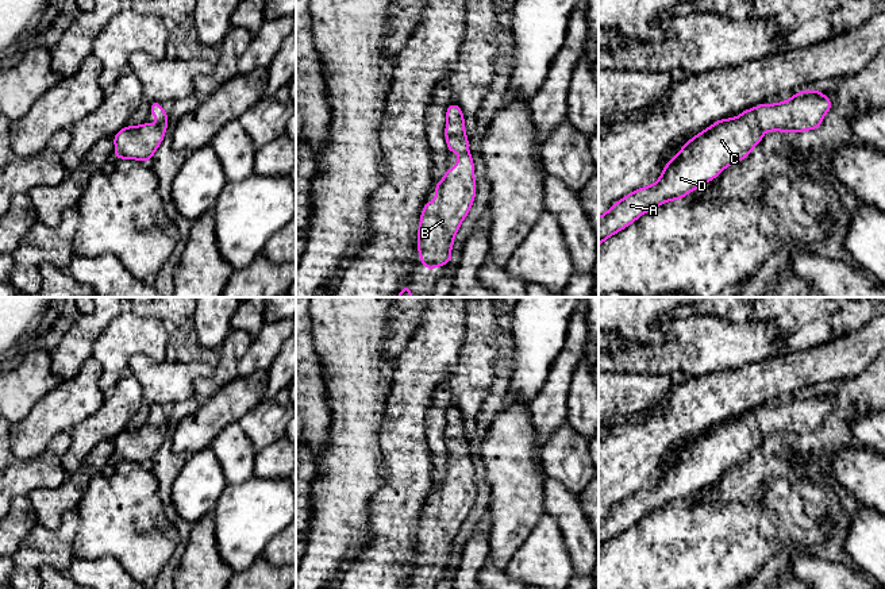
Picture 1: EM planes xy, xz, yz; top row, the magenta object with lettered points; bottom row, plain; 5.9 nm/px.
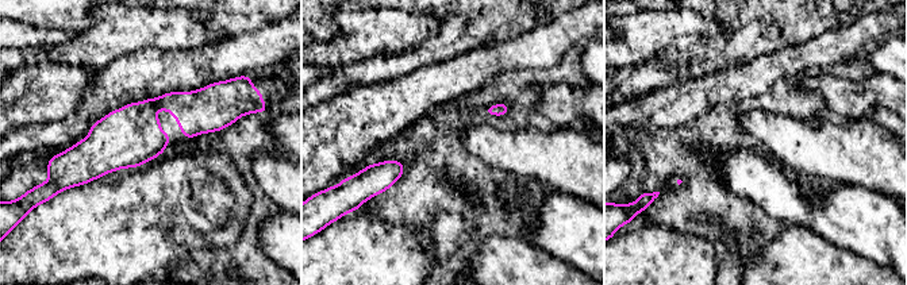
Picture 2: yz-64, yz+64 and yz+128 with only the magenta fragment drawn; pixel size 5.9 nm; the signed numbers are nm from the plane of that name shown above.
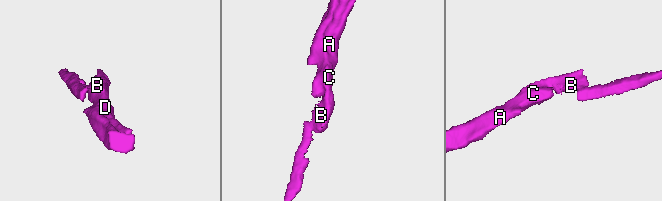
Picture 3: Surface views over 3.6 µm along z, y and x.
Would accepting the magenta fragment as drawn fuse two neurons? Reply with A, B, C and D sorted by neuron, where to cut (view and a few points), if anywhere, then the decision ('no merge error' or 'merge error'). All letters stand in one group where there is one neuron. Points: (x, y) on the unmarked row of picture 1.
groups A B C D; cut none; no merge error

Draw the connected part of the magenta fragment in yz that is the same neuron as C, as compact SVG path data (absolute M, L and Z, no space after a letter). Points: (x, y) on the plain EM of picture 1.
M817 392L796 394L790 401L774 407L757 407L739 419L720 421L689 442L681 453L667 463L661 480L651 488L632 493L617 503L599 519L600 547L636 524L643 516L674 503L682 503L688 496L715 482L726 470L747 461L753 451L763 443L765 435L804 435L821 428L823 420L832 409L832 403Z

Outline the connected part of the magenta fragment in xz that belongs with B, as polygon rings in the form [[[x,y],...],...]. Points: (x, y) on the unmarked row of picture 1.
[[[453,405],[446,411],[445,439],[449,455],[458,455],[459,461],[453,471],[446,471],[445,480],[439,482],[434,490],[436,498],[432,504],[427,504],[420,516],[420,527],[418,531],[418,555],[420,565],[426,571],[440,570],[451,566],[451,551],[454,540],[469,517],[476,501],[474,463],[469,455],[469,440],[465,434],[465,419],[458,407]]]

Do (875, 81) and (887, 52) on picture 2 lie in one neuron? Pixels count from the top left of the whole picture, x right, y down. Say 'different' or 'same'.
different

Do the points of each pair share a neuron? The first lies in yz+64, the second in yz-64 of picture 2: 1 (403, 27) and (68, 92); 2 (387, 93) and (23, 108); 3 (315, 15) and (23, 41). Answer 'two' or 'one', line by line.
1: two
2: two
3: two

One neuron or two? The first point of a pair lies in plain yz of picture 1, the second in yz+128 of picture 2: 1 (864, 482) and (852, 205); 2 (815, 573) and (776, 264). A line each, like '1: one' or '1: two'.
1: two
2: one

